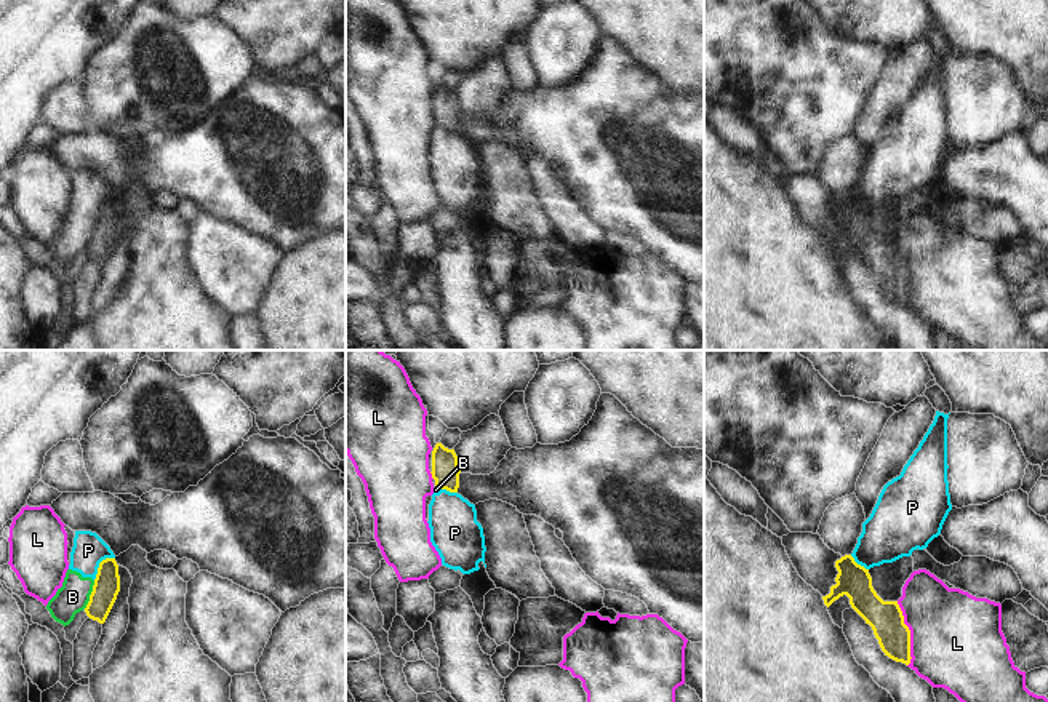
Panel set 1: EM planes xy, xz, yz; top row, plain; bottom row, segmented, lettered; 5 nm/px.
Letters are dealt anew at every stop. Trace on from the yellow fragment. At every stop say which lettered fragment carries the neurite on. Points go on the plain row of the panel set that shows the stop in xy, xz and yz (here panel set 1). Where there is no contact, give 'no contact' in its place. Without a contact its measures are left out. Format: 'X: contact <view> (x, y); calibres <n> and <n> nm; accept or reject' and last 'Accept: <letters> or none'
B: contact xy (90, 237); calibres 130 and 160 nm; reject
L: contact yz (909, 275); calibres 170 and 460 nm; reject
P: contact xy (100, 207); calibres 130 and 170 nm; reject
Accept: none

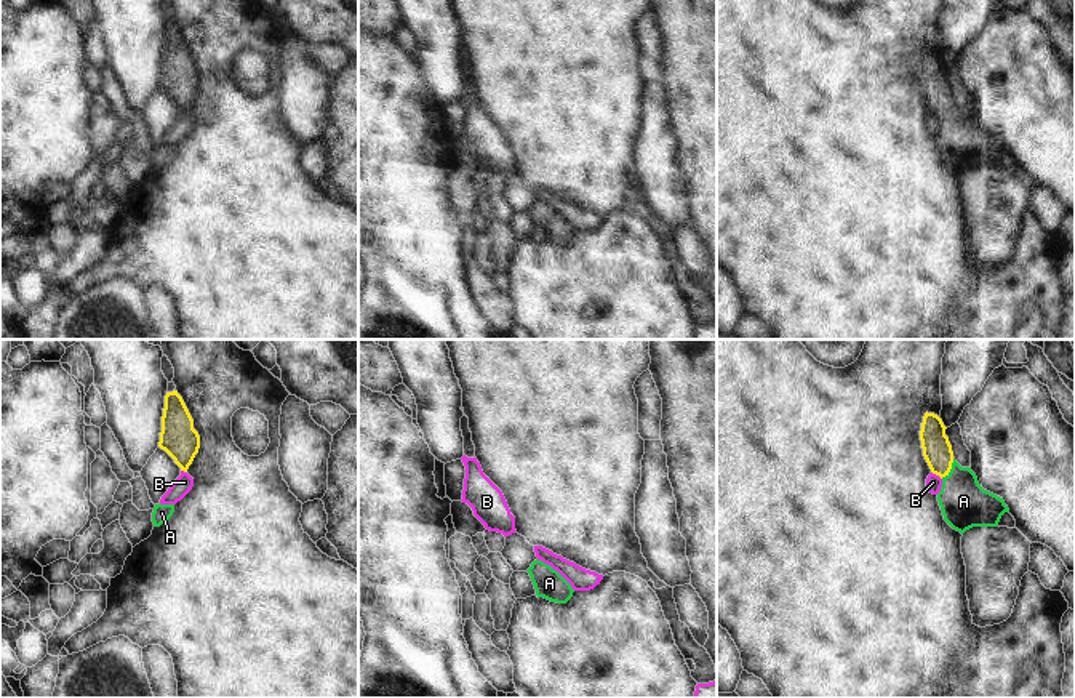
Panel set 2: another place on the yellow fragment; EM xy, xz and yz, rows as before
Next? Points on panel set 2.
A: contact yz (951, 109); calibres 140 and 240 nm; accept
B: contact yz (936, 116); calibres 140 and 80 nm; reject
Accept: A

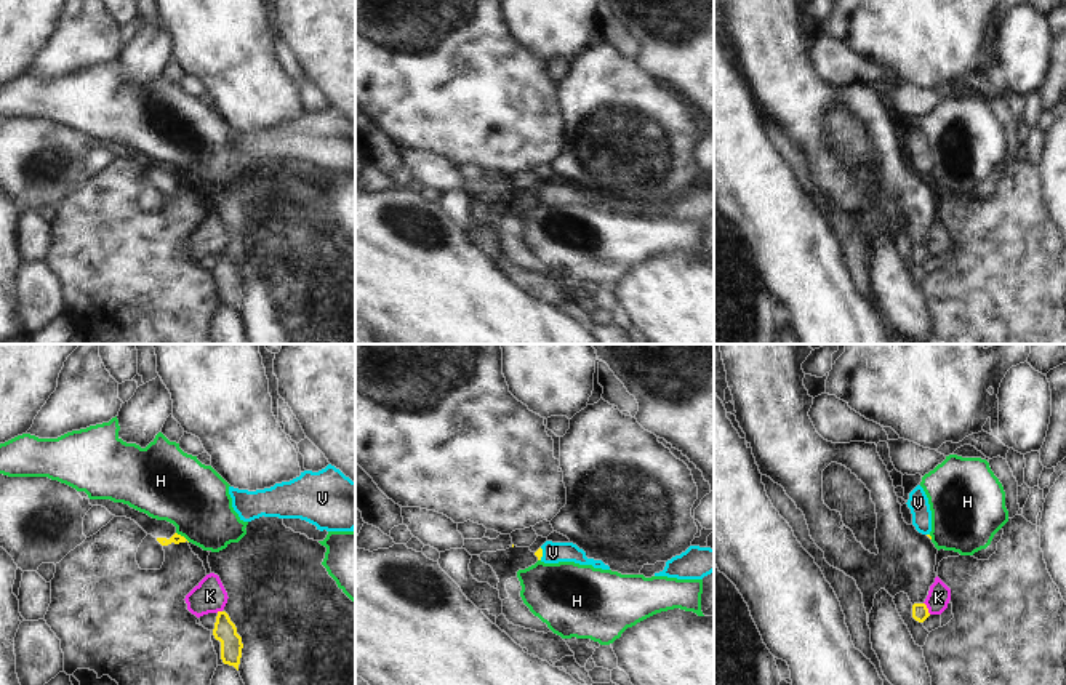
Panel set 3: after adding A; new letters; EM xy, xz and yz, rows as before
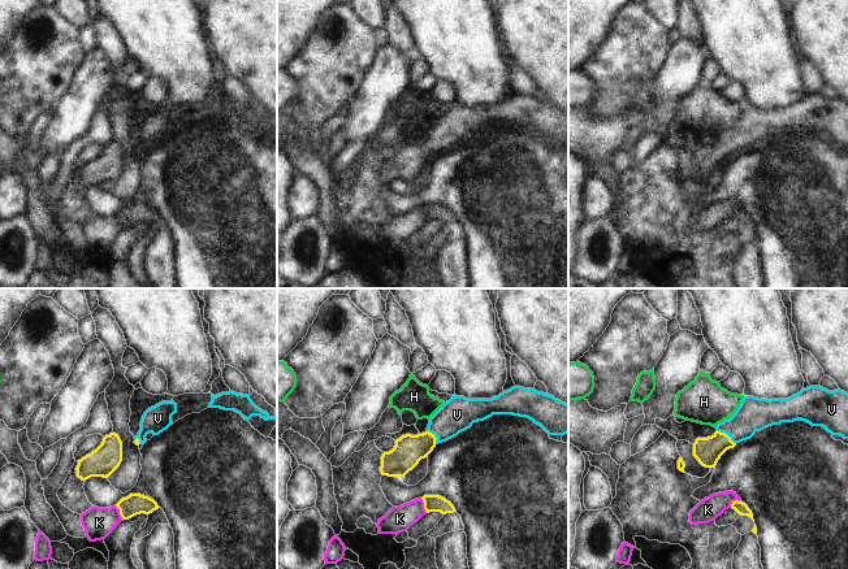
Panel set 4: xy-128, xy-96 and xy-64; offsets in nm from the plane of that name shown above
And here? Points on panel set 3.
H: contact xy (183, 178); calibres 50 and 340 nm; reject
K: contact yz (927, 250); calibres 80 and 120 nm; reject
V: contact xz (541, 196); calibres 40 and 110 nm; accept
Accept: V

